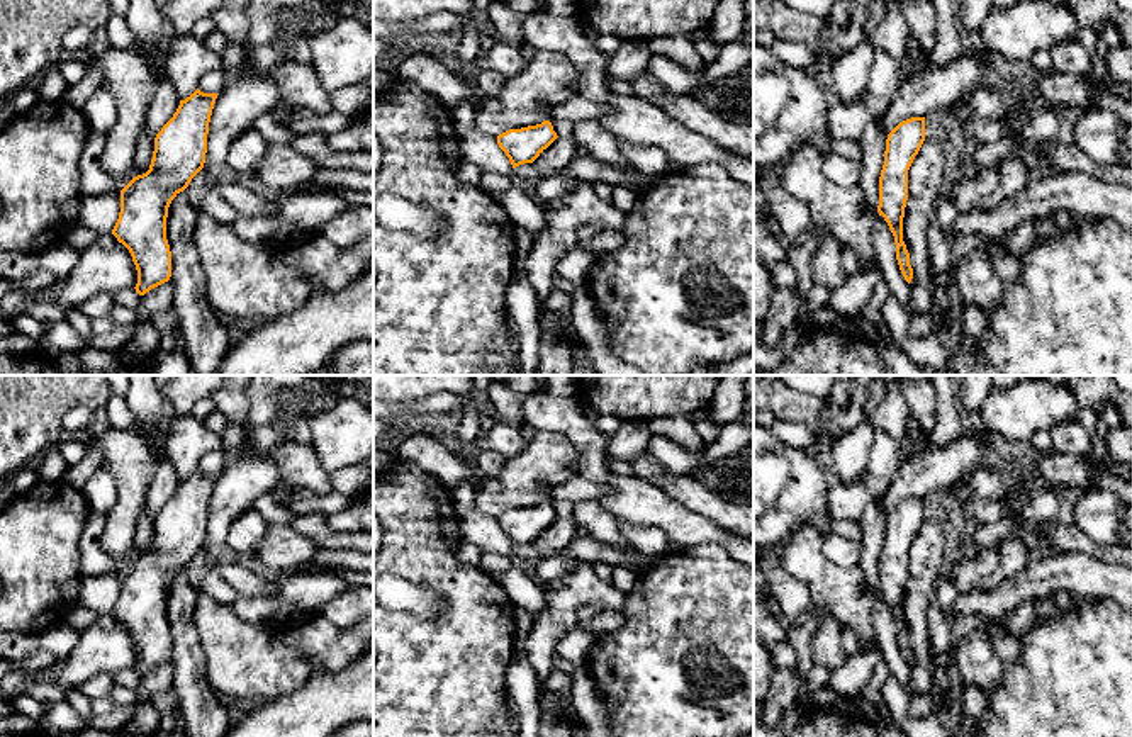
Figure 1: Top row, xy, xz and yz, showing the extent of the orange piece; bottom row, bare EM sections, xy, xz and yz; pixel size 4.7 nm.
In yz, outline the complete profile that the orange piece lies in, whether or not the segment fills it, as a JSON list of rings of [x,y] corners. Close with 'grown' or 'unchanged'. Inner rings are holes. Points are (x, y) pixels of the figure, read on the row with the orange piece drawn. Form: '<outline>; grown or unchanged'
[[[925,117],[899,122],[886,139],[884,165],[879,177],[877,212],[888,222],[896,245],[896,260],[910,284],[913,268],[903,241],[903,217],[908,200],[908,170],[925,141]]]; unchanged

